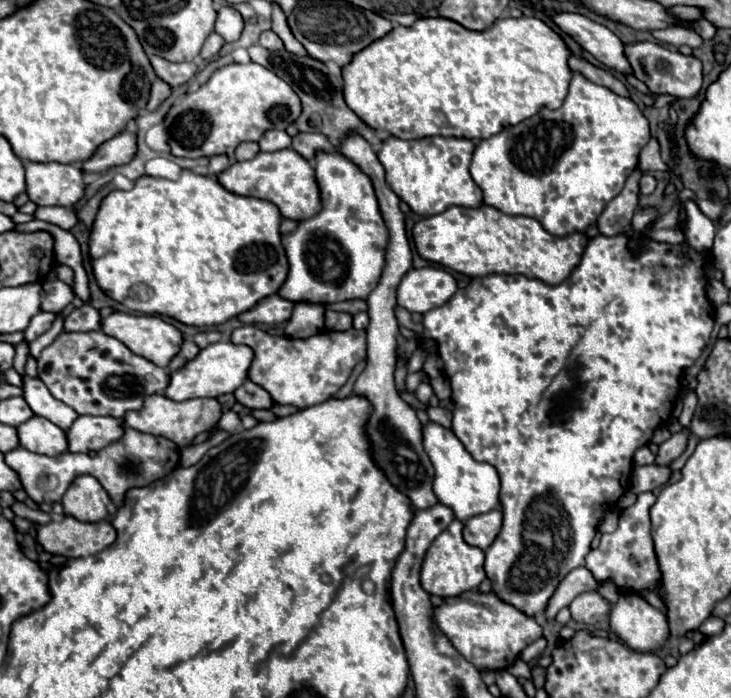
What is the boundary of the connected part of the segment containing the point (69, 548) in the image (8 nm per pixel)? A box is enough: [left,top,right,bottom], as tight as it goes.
[37,516,117,558]

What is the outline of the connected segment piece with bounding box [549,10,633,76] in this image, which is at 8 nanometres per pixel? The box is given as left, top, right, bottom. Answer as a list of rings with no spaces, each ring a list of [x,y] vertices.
[[[549,10],[549,14],[565,34],[577,40],[601,64],[605,64],[611,70],[617,70],[623,76],[633,74],[633,68],[625,56],[623,42],[609,28],[581,14],[559,14],[555,10]]]

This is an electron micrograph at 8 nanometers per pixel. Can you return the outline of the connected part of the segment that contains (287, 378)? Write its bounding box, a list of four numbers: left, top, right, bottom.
[231,326,367,408]

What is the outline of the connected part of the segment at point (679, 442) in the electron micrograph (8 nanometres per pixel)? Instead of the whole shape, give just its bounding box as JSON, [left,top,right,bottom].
[655,428,691,466]

